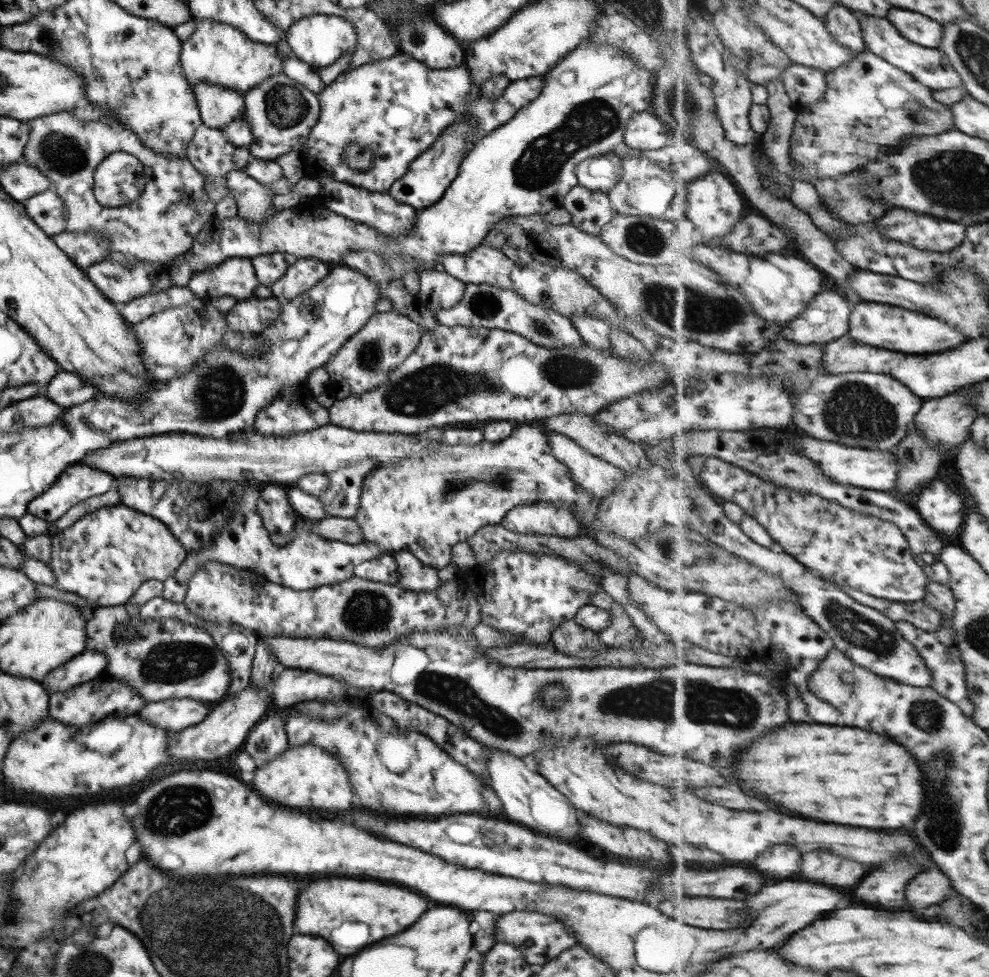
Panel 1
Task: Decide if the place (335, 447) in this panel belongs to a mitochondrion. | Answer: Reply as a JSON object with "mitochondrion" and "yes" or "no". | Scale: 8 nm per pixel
{"mitochondrion":"no"}

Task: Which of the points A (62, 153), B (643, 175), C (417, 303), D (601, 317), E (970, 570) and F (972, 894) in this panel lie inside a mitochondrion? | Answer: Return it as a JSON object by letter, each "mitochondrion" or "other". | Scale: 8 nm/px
{"A":"mitochondrion","B":"other","C":"other","D":"other","E":"other","F":"other"}

